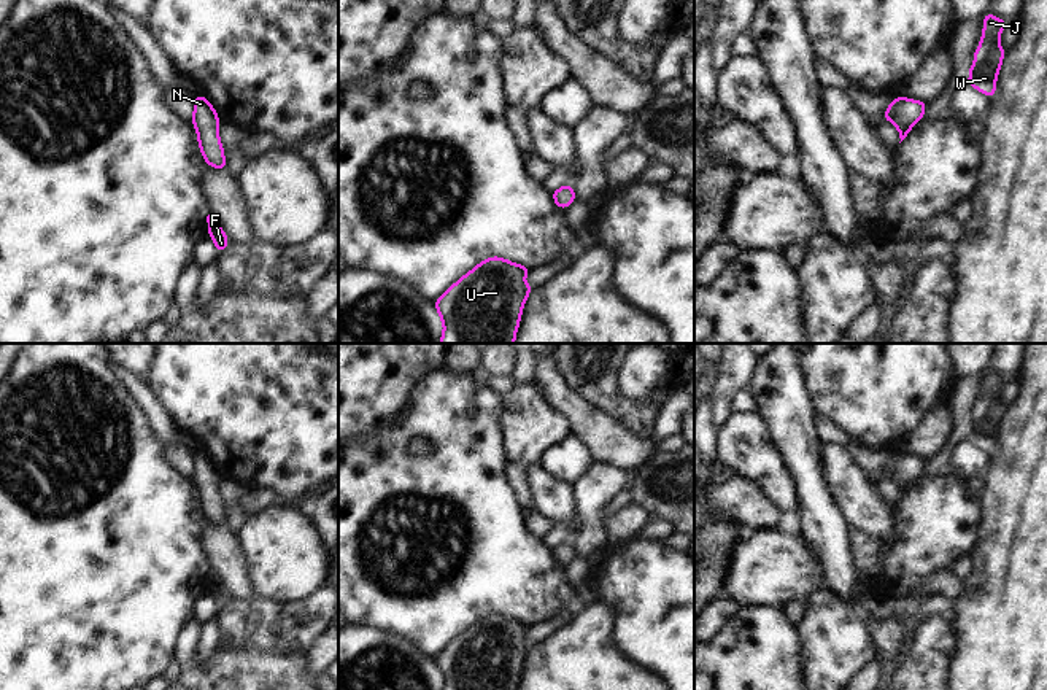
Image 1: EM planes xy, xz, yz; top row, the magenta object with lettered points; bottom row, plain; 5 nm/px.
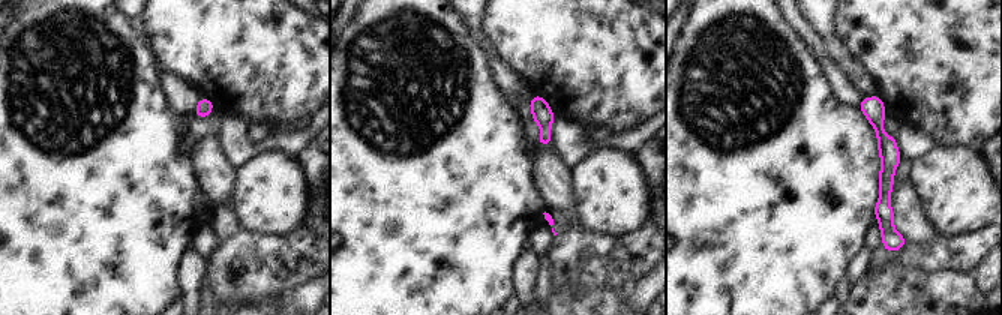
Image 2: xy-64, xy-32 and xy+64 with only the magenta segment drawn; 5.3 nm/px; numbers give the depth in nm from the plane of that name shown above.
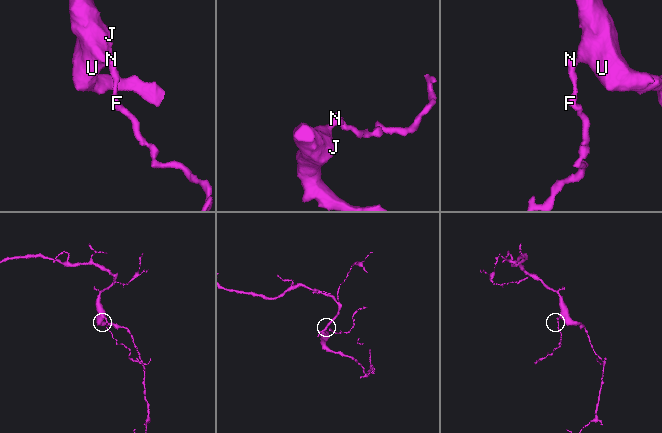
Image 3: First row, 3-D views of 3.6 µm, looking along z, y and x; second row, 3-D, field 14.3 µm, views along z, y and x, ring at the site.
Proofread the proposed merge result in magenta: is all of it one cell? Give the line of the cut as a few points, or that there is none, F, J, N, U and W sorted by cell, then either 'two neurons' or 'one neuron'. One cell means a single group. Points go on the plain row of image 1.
no cut; F J N U W; one neuron

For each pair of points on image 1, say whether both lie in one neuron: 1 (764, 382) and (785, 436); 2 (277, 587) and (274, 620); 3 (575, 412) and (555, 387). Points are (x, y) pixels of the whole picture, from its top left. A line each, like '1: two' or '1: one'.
1: one
2: two
3: one

